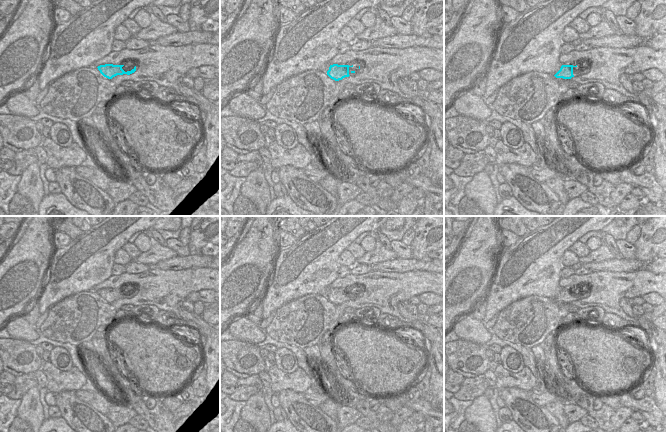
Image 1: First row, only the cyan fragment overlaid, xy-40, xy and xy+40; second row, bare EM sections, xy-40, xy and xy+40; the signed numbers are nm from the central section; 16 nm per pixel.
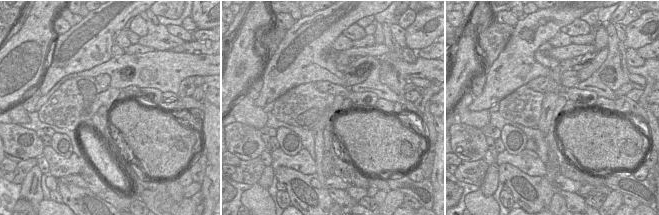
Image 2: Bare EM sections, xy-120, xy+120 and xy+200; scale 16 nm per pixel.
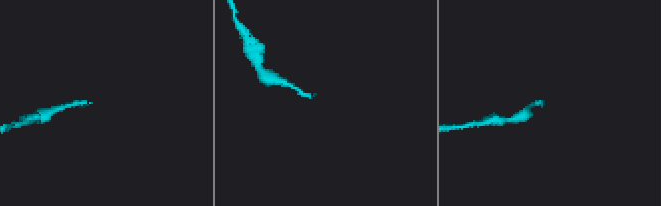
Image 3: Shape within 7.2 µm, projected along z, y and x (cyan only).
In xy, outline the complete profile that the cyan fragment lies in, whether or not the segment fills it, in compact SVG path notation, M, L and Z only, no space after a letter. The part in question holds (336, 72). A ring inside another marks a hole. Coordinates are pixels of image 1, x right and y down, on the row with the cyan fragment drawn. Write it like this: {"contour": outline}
{"contour": "M333 64L330 65L329 70L327 71L327 75L331 79L339 81L345 77L355 76L361 72L363 72L363 65L361 67L359 66L358 68L355 68L354 65L349 66Z"}

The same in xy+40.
{"contour": "M581 64L583 67L579 68L578 65L562 65L560 70L554 75L556 78L571 79L572 77L587 74L590 70L590 65Z"}

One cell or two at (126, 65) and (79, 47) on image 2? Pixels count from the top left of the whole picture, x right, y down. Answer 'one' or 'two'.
two

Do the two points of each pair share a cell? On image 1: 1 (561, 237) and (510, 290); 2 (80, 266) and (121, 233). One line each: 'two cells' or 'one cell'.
1: one cell
2: one cell

